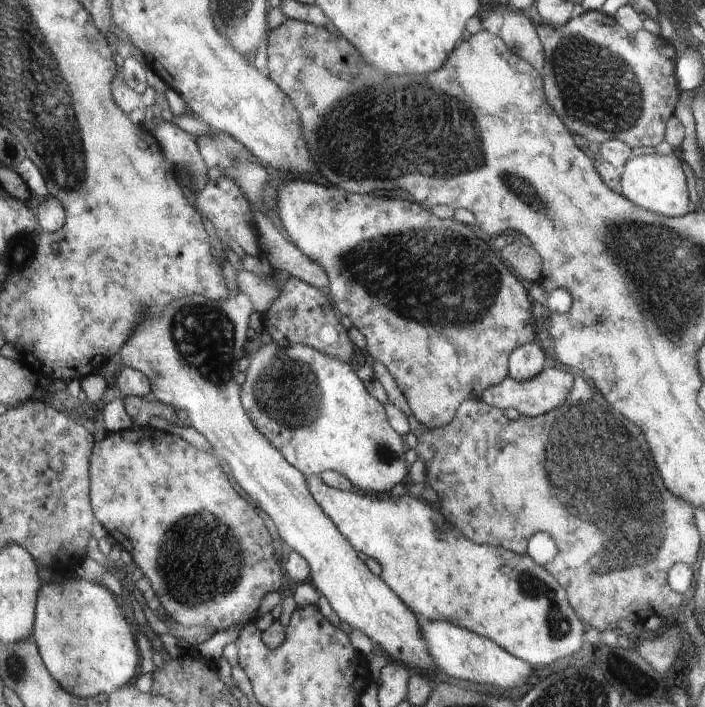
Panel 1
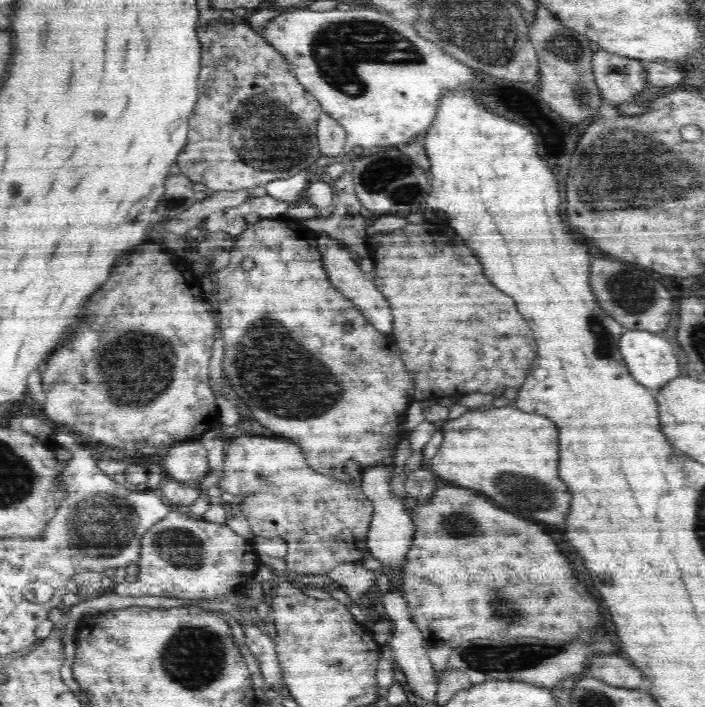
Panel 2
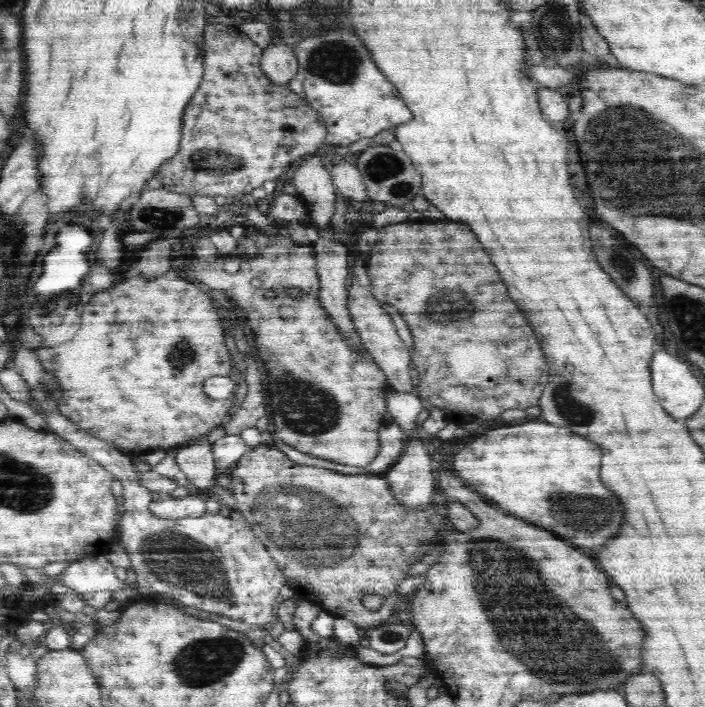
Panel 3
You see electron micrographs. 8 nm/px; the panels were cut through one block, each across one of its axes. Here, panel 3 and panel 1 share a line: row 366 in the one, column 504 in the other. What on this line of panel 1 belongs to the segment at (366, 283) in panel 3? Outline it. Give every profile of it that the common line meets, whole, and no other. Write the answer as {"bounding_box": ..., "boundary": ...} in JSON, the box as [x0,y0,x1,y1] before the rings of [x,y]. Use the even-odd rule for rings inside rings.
{"bounding_box":[481,363,574,417],"boundary":[[[548,363],[538,376],[529,381],[520,382],[508,376],[499,385],[489,387],[484,392],[481,400],[500,410],[515,408],[520,415],[540,417],[554,409],[558,409],[560,405],[564,405],[572,386],[574,386],[572,374],[568,374],[560,368],[552,368],[552,364]]]}

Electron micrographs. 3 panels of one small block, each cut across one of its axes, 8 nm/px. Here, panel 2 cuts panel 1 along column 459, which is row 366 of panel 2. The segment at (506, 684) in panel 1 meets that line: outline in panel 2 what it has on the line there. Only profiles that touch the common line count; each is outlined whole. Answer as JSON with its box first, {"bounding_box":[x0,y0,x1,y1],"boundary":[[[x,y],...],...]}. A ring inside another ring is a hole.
{"bounding_box":[617,330,680,392],"boundary":[[[624,330],[618,338],[617,346],[631,376],[653,392],[660,390],[666,382],[680,375],[680,358],[674,353],[672,344],[656,333],[647,330]]]}

